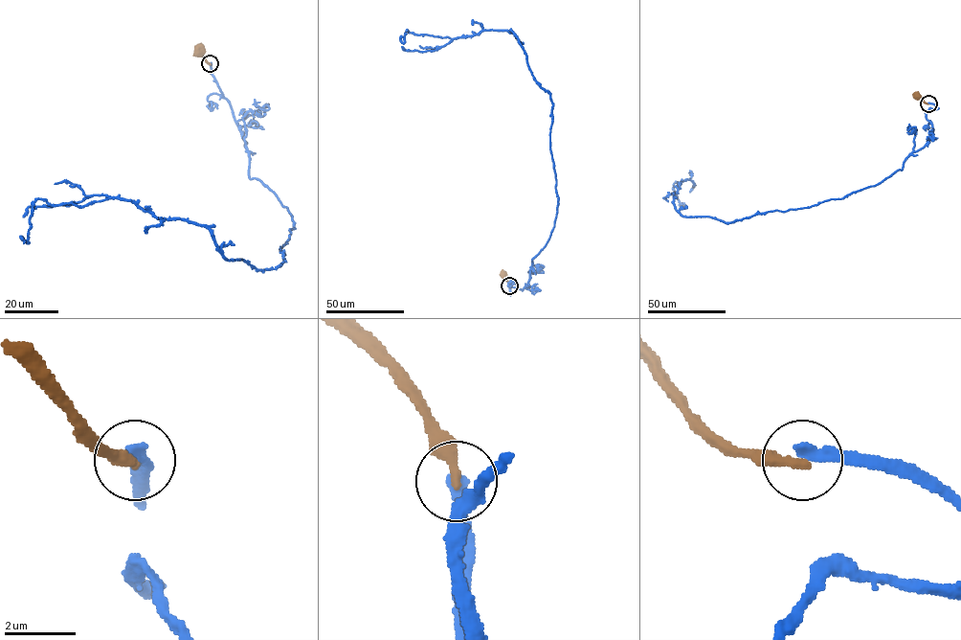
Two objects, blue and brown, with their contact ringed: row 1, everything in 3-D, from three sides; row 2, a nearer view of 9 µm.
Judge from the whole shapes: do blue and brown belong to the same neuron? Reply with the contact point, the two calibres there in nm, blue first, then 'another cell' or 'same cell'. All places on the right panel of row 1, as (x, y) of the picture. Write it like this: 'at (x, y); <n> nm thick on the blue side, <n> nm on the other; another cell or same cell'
at (928, 103); 400 nm thick on the blue side, 320 nm on the other; another cell

